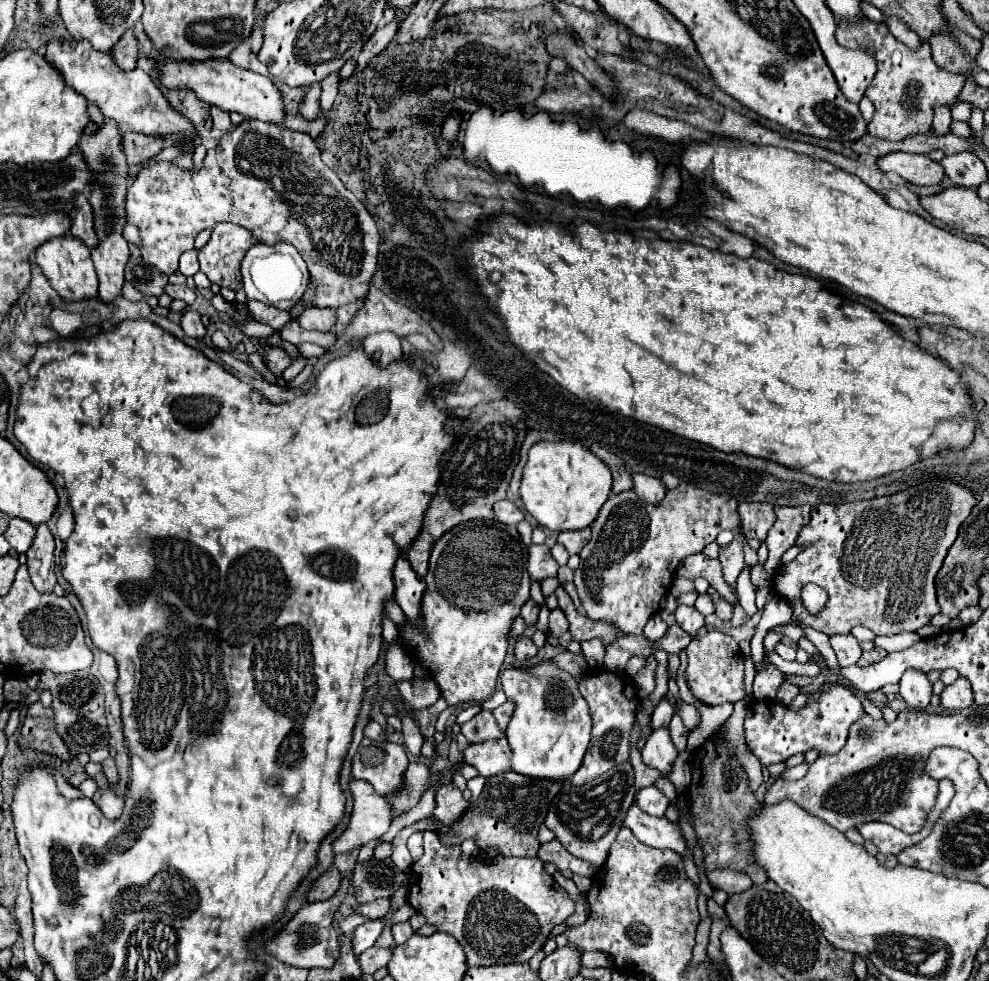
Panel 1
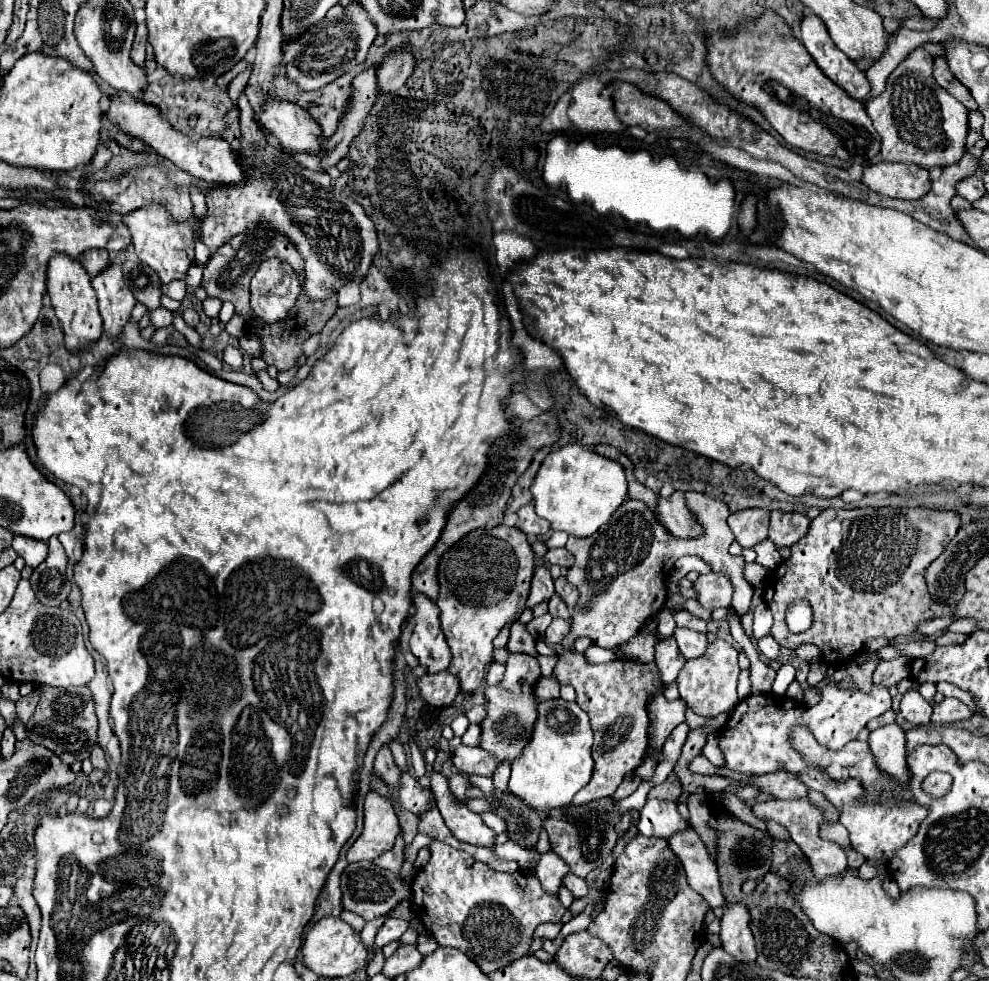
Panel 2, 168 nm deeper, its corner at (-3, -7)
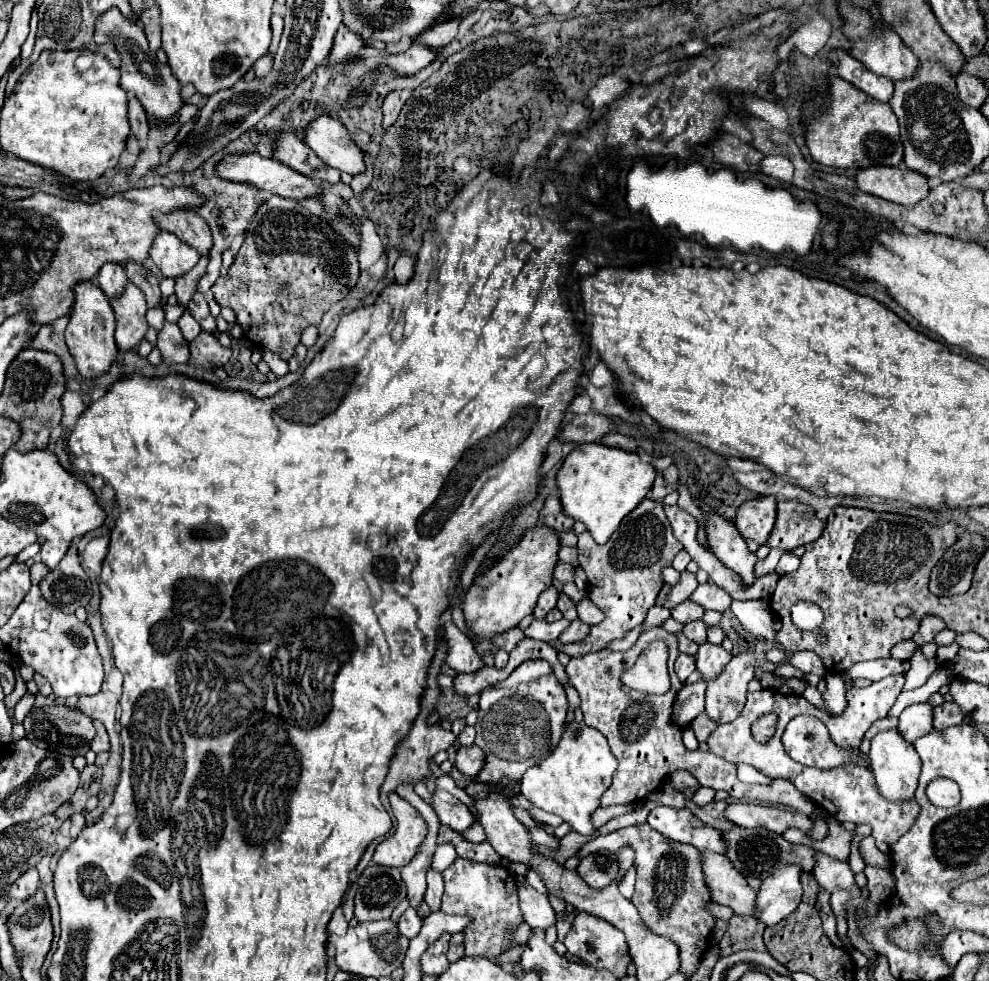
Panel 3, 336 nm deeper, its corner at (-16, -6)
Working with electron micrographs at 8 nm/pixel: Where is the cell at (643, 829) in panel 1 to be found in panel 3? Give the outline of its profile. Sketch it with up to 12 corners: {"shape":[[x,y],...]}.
{"shape":[[704,853],[712,899],[756,913],[756,891],[726,857]]}

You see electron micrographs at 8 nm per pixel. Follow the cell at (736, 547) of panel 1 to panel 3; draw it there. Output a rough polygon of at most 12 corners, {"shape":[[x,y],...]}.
{"shape":[[698,585],[688,599],[704,609],[726,611],[732,597],[716,585]]}

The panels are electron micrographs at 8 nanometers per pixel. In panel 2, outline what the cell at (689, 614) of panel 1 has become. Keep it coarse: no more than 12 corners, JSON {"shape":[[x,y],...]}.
{"shape":[[675,628],[677,644],[687,660],[707,648],[703,632]]}

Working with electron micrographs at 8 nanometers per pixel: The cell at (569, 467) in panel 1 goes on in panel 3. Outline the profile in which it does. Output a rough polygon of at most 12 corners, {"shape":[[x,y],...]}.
{"shape":[[584,443],[560,501],[598,543],[646,497],[654,465]]}

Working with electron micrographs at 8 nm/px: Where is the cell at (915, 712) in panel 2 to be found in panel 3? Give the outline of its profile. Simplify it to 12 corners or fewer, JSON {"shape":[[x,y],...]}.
{"shape":[[916,703],[898,717],[898,731],[914,743],[932,731],[932,705]]}

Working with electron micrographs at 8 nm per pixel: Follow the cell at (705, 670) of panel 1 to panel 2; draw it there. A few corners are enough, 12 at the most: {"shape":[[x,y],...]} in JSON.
{"shape":[[715,640],[677,676],[705,718],[737,702],[737,650]]}

